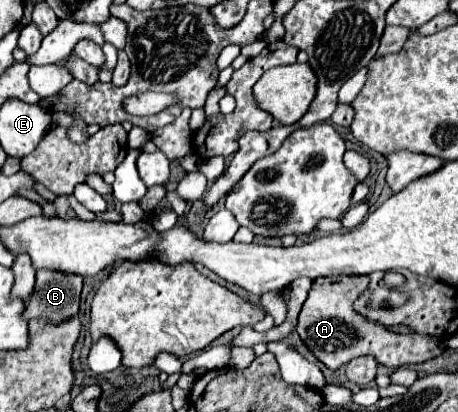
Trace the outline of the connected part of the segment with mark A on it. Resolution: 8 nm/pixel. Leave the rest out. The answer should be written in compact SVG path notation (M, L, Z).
M340 276L336 282L330 278L314 280L314 288L310 290L310 296L300 312L296 330L302 342L322 364L326 364L330 370L338 370L358 356L374 356L388 368L400 368L404 364L422 364L442 354L438 340L416 334L396 334L388 328L370 324L366 318L360 318L352 304L366 288L368 276Z

